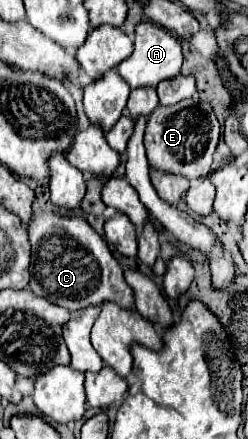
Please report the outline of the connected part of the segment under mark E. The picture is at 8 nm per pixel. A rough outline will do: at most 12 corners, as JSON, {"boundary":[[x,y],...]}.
{"boundary":[[189,98],[149,116],[149,166],[205,178],[221,124]]}

